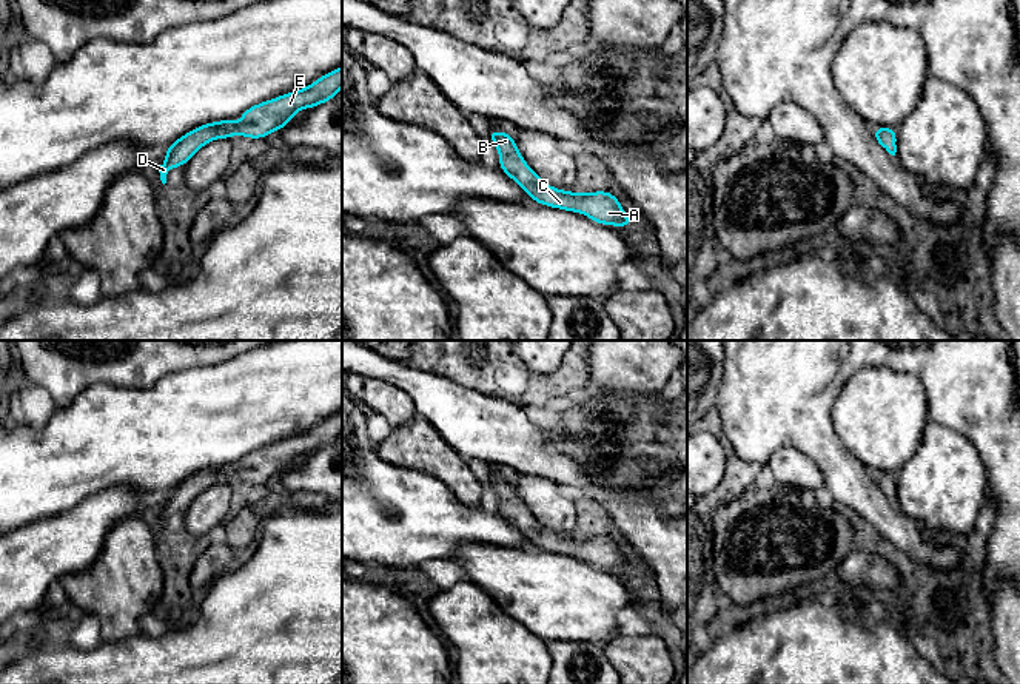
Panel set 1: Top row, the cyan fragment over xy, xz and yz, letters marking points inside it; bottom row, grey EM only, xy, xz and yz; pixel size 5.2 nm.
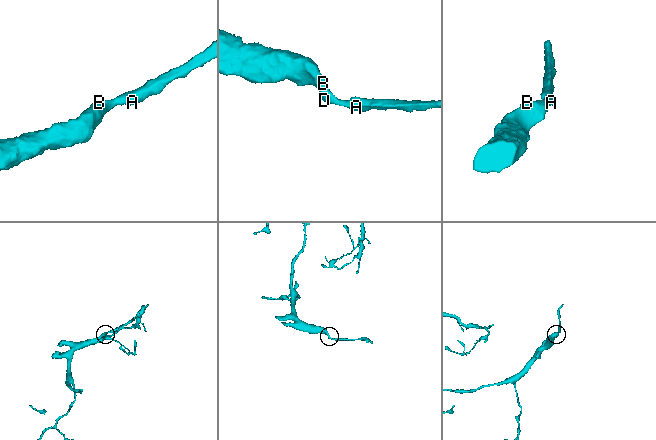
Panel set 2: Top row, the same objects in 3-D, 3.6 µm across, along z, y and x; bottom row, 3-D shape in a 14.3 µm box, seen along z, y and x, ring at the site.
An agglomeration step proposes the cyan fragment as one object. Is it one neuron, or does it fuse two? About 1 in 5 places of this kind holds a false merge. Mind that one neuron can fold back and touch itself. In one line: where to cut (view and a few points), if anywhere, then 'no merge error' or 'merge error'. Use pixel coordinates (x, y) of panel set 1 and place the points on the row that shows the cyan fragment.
no cut | no merge error

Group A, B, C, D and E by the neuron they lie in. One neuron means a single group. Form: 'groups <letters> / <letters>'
groups A B C D E

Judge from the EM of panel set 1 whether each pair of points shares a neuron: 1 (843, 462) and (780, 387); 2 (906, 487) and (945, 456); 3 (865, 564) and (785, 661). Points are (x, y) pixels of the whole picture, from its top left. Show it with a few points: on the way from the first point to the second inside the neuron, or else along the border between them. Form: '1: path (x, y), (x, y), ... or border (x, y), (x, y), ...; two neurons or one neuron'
1: path (825, 444), (791, 405); one neuron
2: path (915, 486), (936, 466); one neuron
3: border (846, 590), (862, 595); two neurons

